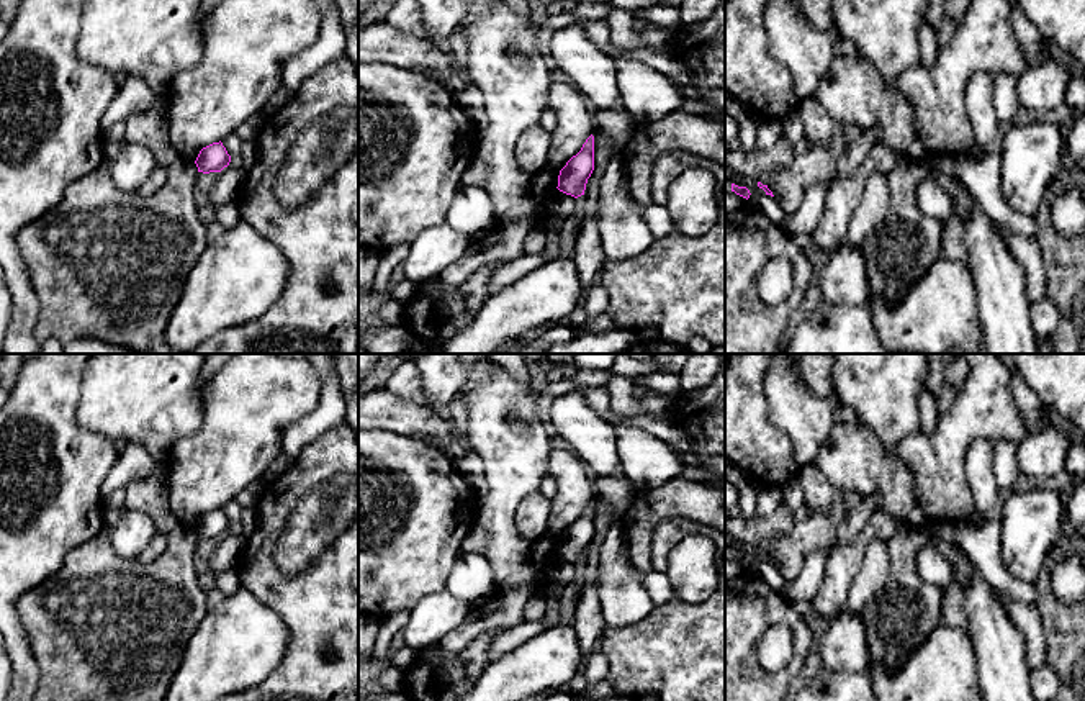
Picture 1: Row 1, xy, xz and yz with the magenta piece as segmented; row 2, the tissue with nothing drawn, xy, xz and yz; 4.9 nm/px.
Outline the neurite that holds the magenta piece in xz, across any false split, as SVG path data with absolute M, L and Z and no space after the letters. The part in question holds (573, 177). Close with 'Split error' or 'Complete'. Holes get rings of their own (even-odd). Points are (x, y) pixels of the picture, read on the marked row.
M591 134L581 151L573 156L558 175L558 190L574 198L584 195L588 179L594 170L594 136Z. Complete

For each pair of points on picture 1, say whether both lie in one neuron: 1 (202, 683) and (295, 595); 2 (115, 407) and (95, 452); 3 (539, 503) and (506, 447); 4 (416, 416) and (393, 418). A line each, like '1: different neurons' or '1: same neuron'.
1: different neurons
2: different neurons
3: different neurons
4: same neuron

